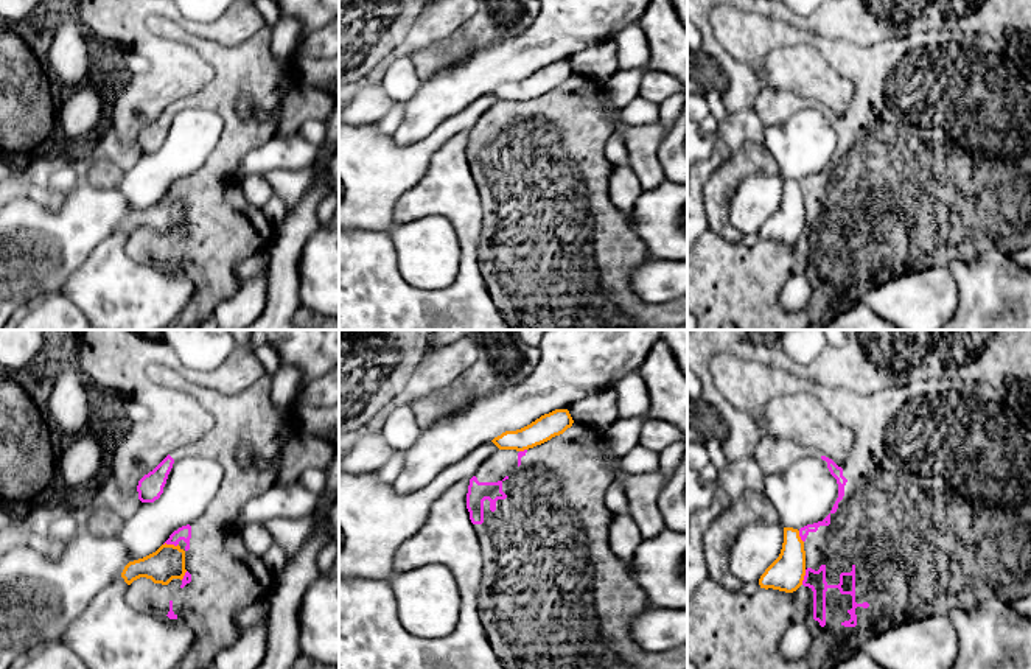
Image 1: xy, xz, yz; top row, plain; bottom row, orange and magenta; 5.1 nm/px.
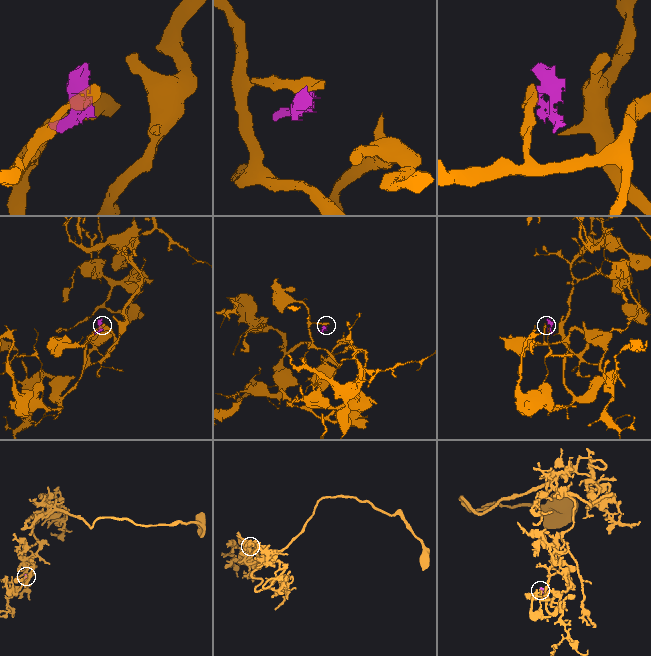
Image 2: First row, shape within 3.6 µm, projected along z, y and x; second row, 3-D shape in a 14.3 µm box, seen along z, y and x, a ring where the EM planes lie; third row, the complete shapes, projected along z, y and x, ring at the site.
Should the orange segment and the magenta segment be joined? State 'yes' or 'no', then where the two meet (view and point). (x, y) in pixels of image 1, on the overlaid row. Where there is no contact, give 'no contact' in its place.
no | xy (171, 545)

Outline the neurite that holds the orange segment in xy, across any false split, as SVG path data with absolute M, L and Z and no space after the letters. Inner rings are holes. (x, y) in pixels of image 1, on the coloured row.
M162 545L156 552L129 562L121 577L128 585L140 577L151 579L154 583L168 585L173 579L183 579L185 551L177 545Z

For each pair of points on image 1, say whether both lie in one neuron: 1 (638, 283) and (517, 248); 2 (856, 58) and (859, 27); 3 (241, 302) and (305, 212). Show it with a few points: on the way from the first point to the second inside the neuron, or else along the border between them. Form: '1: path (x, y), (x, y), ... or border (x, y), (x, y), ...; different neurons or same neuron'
1: border (650, 259), (636, 269), (630, 288), (660, 304); different neurons
2: border (882, 39), (870, 45), (849, 42); different neurons
3: border (268, 266), (266, 304); different neurons

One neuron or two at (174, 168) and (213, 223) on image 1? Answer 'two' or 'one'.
two

